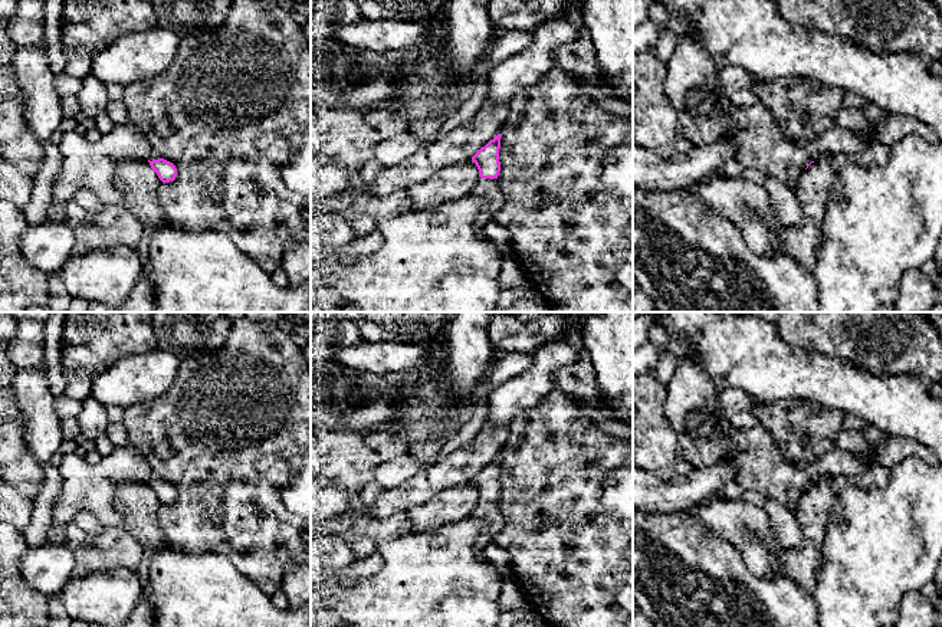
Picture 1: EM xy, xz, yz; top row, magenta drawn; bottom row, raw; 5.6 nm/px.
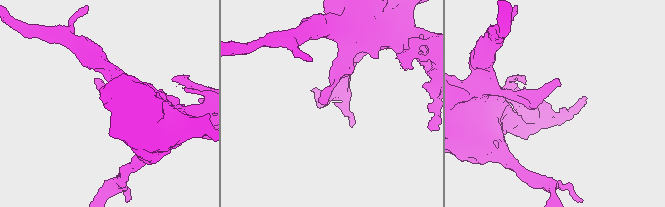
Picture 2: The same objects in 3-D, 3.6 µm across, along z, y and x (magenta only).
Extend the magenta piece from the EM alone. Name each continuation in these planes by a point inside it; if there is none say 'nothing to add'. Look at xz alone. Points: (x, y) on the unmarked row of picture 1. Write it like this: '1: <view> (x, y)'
1: xz (488, 511)

